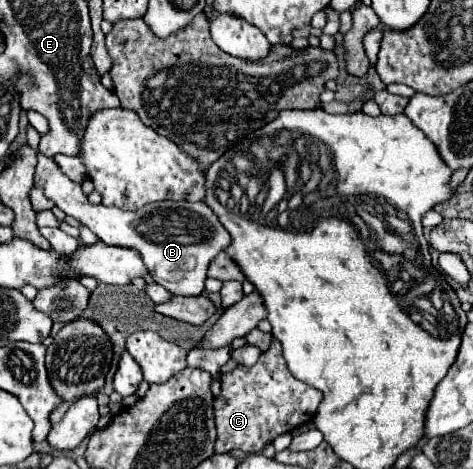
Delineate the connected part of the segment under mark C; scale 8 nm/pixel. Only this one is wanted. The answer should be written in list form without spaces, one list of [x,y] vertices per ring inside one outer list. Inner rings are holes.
[[[273,339],[269,349],[261,353],[253,367],[237,365],[231,373],[223,373],[221,395],[215,399],[217,443],[215,453],[241,449],[245,453],[259,453],[277,435],[289,433],[313,421],[321,403],[321,391],[295,379],[283,359],[279,341]]]

